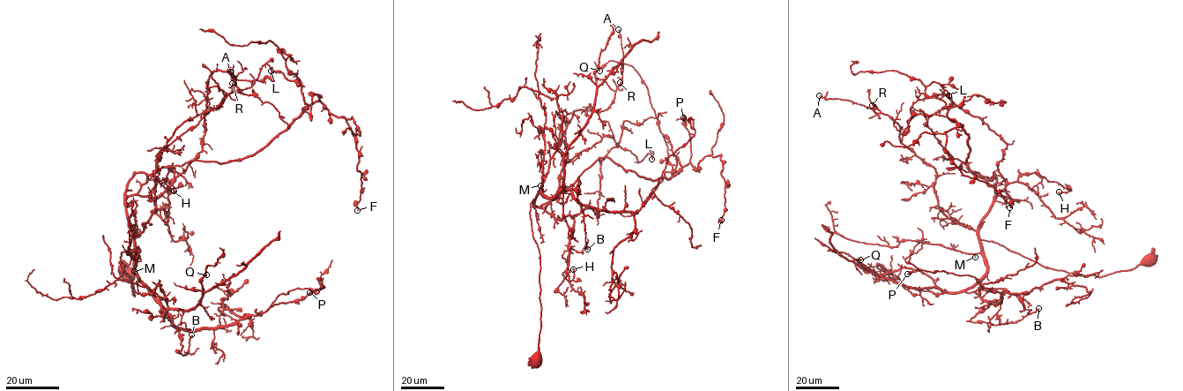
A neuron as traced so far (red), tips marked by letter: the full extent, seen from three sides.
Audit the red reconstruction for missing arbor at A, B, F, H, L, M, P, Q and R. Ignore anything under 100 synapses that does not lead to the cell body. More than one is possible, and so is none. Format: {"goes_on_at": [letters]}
{"goes_on_at": []}

